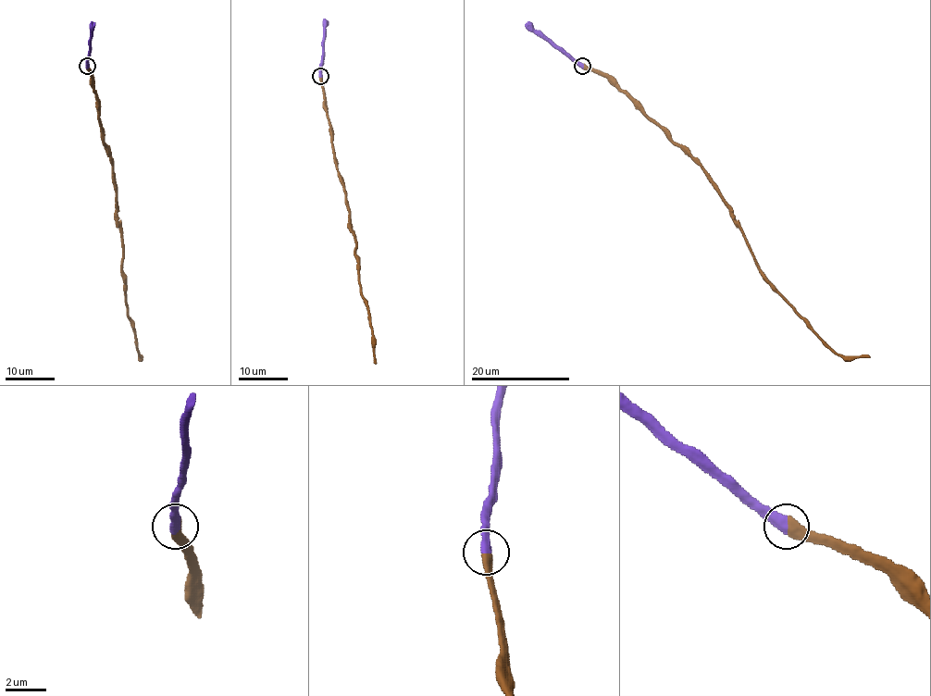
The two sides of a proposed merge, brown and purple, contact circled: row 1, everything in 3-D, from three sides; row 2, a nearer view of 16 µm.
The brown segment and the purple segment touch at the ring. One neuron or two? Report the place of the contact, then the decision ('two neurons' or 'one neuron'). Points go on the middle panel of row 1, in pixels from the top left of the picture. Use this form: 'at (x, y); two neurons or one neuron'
at (320, 76); one neuron

